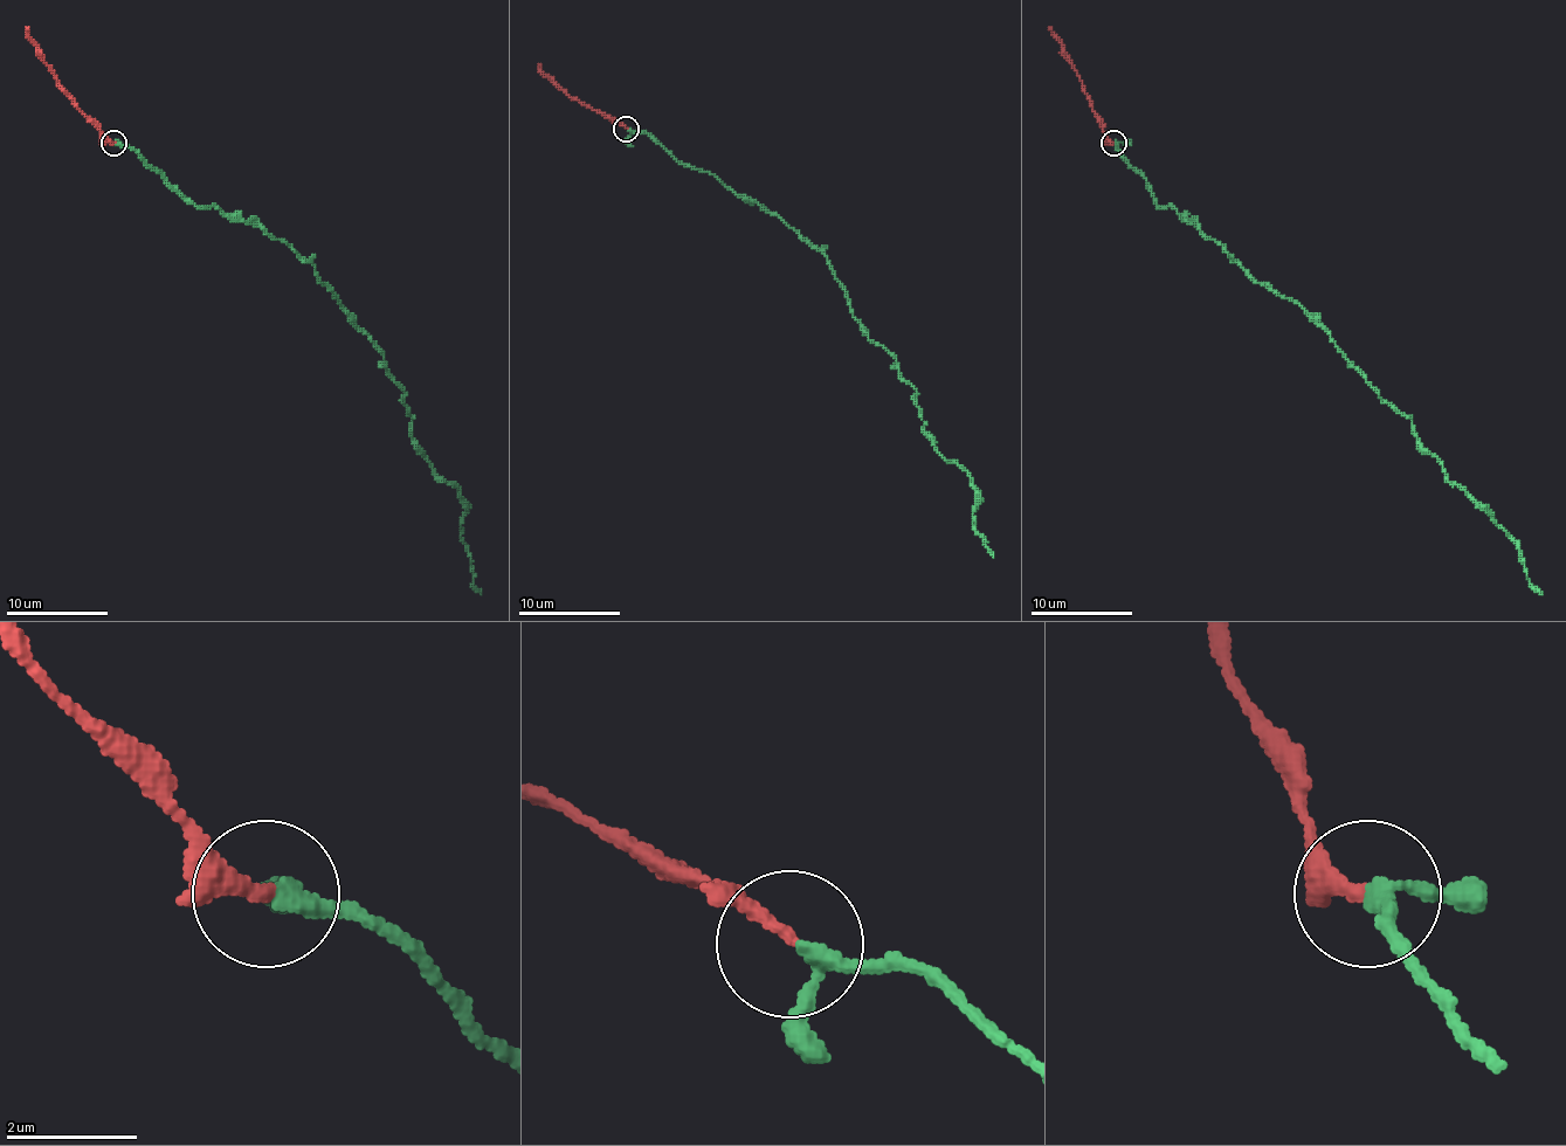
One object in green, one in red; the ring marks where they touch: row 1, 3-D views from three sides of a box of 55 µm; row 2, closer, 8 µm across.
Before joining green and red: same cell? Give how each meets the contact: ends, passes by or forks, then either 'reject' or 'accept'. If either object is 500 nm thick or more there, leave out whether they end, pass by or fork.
green passes by; red ends; accept

